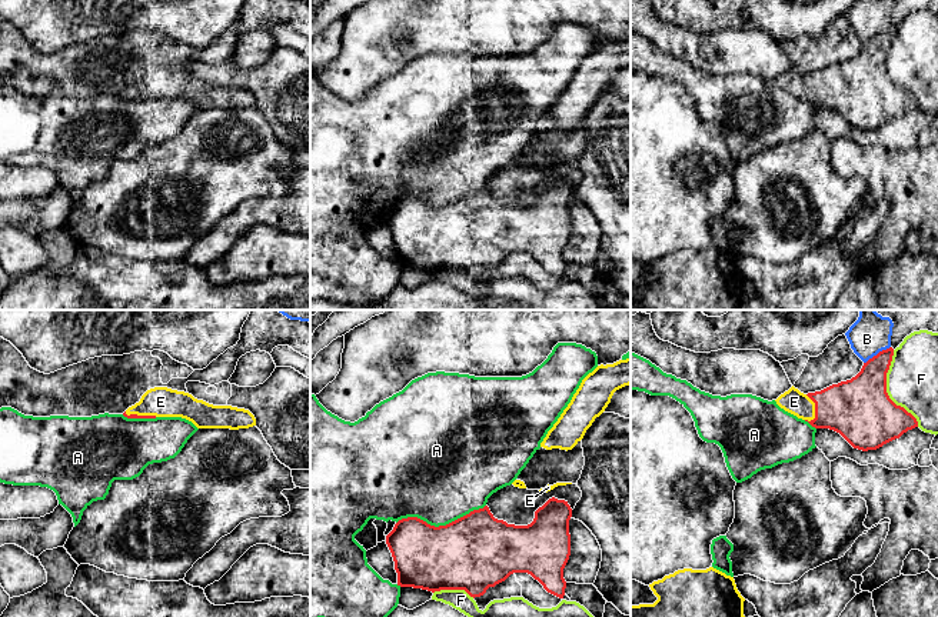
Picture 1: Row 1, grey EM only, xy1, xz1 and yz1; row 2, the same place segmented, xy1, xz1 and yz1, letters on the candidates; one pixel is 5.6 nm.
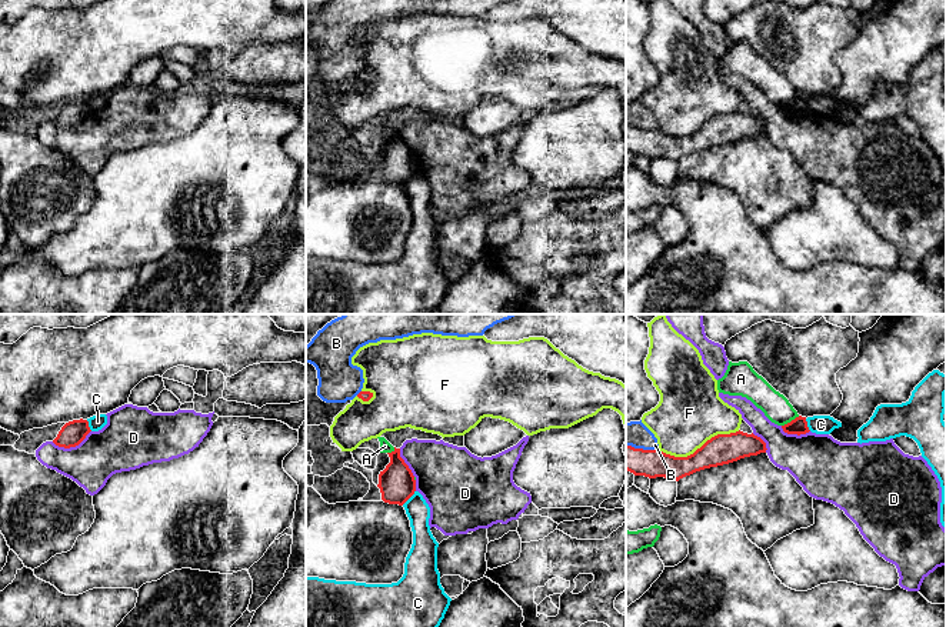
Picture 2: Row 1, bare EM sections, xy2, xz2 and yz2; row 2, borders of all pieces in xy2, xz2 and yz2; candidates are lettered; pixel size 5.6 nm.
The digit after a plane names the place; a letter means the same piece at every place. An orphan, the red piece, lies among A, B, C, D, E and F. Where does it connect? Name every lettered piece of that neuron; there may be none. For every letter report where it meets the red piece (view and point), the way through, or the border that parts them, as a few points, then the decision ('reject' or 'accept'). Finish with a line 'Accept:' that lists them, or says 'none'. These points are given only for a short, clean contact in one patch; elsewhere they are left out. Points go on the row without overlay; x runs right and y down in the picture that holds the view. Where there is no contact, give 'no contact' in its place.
A: contact xz1 (441, 206); reject
B: contact yz1 (878, 33); reject
C: contact xz2 (409, 177); border xz2 (415, 170), (402, 184); reject
D: contact xy2 (72, 126); border xy2 (90, 110), (75, 126), (59, 127), (52, 122); reject
E: contact yz1 (815, 89); accept
F: contact yz1 (885, 70); reject
Accept: E

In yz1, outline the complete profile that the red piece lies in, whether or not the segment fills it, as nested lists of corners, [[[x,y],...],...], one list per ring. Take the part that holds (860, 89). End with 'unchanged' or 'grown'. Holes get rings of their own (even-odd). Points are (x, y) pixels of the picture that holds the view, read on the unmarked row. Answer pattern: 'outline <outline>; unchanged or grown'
outline [[[889,27],[864,43],[861,51],[851,60],[808,74],[792,66],[775,81],[781,89],[806,100],[815,109],[829,109],[839,113],[854,129],[862,131],[877,130],[899,119],[908,110],[918,107],[917,99],[904,87],[897,86],[887,73],[887,53],[892,36],[894,29]]]; grown

